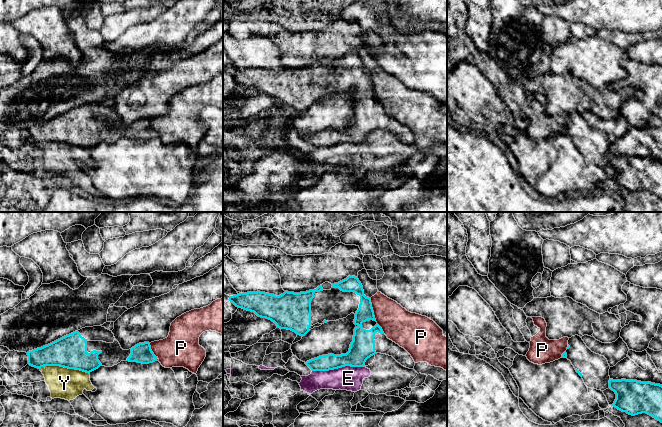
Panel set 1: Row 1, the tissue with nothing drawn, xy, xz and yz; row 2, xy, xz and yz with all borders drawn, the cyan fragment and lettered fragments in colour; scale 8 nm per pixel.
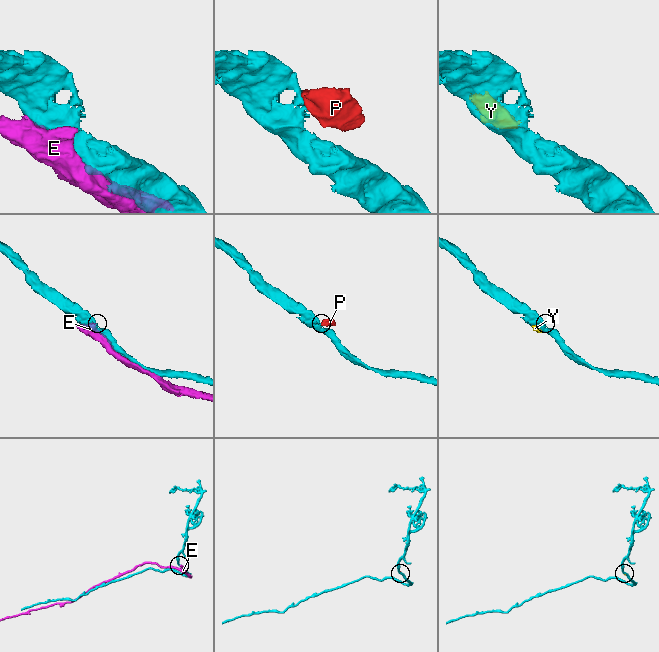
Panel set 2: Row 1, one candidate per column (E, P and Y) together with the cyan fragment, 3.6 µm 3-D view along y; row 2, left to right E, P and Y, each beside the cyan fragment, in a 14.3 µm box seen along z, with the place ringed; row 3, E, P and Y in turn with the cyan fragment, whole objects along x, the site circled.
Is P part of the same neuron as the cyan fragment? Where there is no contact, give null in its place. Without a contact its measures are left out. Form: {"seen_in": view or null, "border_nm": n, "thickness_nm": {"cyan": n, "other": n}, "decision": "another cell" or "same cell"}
{"seen_in": "xz", "border_nm": 190, "thickness_nm": {"cyan": 160, "other": 260}, "decision": "another cell"}

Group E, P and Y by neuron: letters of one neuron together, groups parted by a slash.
E / P / Y

